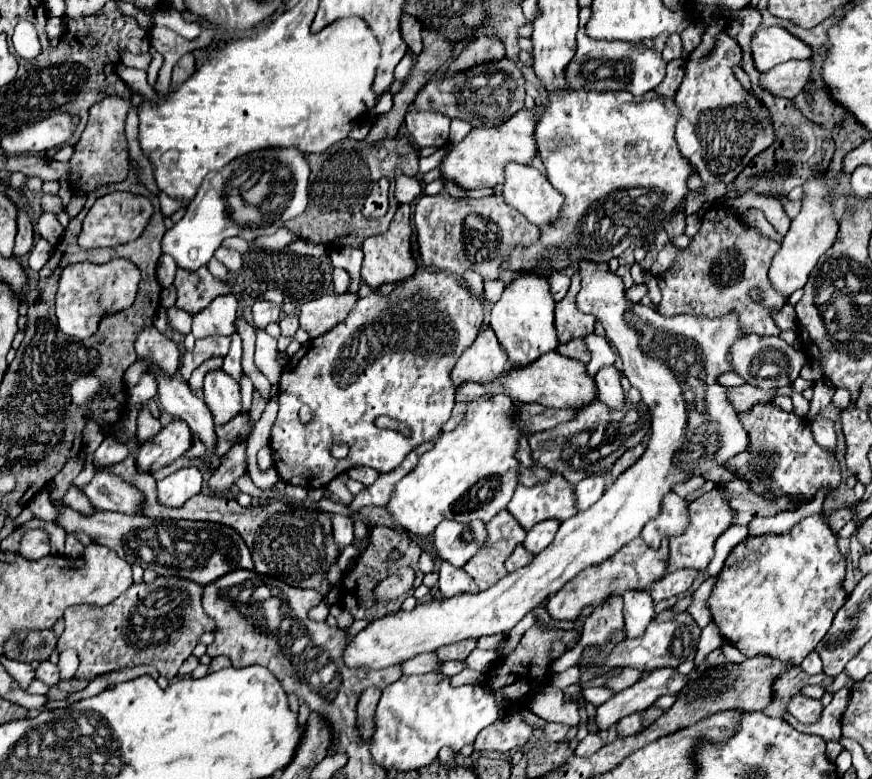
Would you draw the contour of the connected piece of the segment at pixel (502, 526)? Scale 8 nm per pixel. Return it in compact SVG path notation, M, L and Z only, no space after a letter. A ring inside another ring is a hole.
M501 510L485 526L489 532L485 550L473 556L463 568L469 576L473 576L481 590L491 588L509 574L505 570L505 560L511 556L515 546L525 540L525 530L507 510Z

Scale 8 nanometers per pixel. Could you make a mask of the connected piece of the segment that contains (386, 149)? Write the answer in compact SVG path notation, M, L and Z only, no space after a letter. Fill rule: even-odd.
M345 138L321 154L305 154L305 160L309 162L311 168L309 206L301 216L285 222L285 228L303 240L325 244L329 248L343 248L343 246L359 248L367 236L383 234L389 228L395 210L399 208L399 202L393 196L395 172L401 170L403 174L413 176L417 176L419 172L419 154L407 138L381 140L377 144ZM379 178L391 180L389 212L379 220L365 220L361 208Z

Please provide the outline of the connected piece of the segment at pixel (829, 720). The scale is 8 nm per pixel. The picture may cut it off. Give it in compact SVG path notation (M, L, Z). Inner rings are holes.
M843 688L843 690L833 694L833 700L831 700L829 706L825 706L819 722L815 722L815 724L801 724L788 712L784 714L784 720L791 724L791 726L795 726L797 730L801 730L801 732L817 734L817 736L821 736L825 740L839 742L841 736L843 736L839 722L841 722L841 714L845 712L847 704L849 704L849 688Z

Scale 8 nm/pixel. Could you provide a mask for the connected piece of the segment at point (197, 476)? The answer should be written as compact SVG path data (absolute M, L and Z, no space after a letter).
M181 468L157 482L159 502L165 506L181 506L185 500L201 492L203 474L199 468Z

